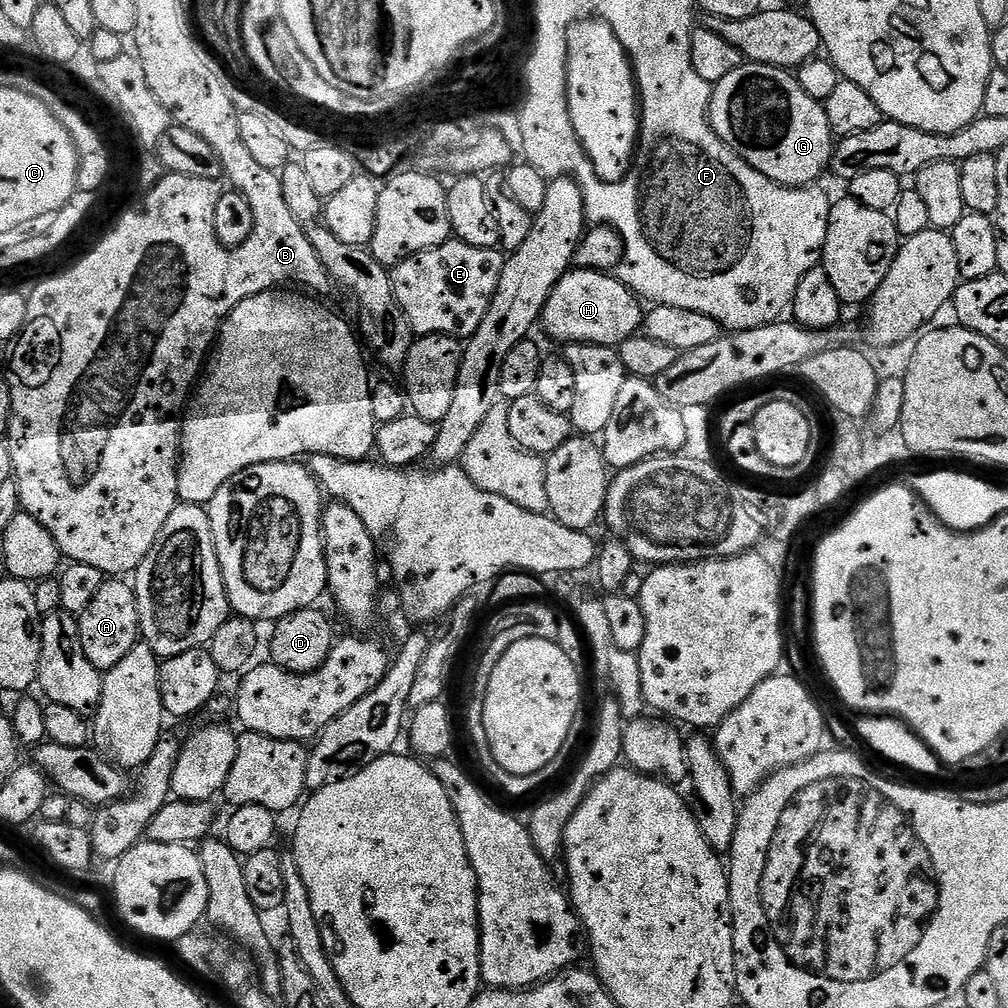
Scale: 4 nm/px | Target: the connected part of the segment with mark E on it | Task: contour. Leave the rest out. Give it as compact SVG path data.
M450 238L442 246L420 252L400 261L391 269L392 285L396 301L404 317L410 322L413 333L422 336L455 336L467 338L472 336L478 326L482 326L482 318L486 318L486 310L490 310L490 302L498 290L498 282L502 278L502 270L506 256L499 247L483 248L470 246L466 242Z

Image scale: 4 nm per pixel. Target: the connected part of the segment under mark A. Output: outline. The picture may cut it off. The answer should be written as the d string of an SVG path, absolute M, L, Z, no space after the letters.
M120 578L105 579L102 590L94 594L94 602L90 602L90 606L78 616L82 650L94 667L101 670L118 666L118 662L122 662L141 639L136 590L131 583L124 583L128 582Z

